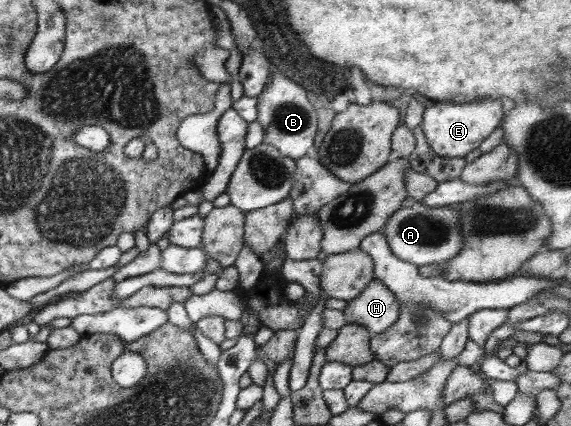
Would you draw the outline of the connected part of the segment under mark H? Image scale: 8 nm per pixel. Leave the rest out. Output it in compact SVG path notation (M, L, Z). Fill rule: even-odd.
M373 279L355 299L347 302L343 315L347 324L367 329L371 335L387 332L399 320L401 306L397 297Z

